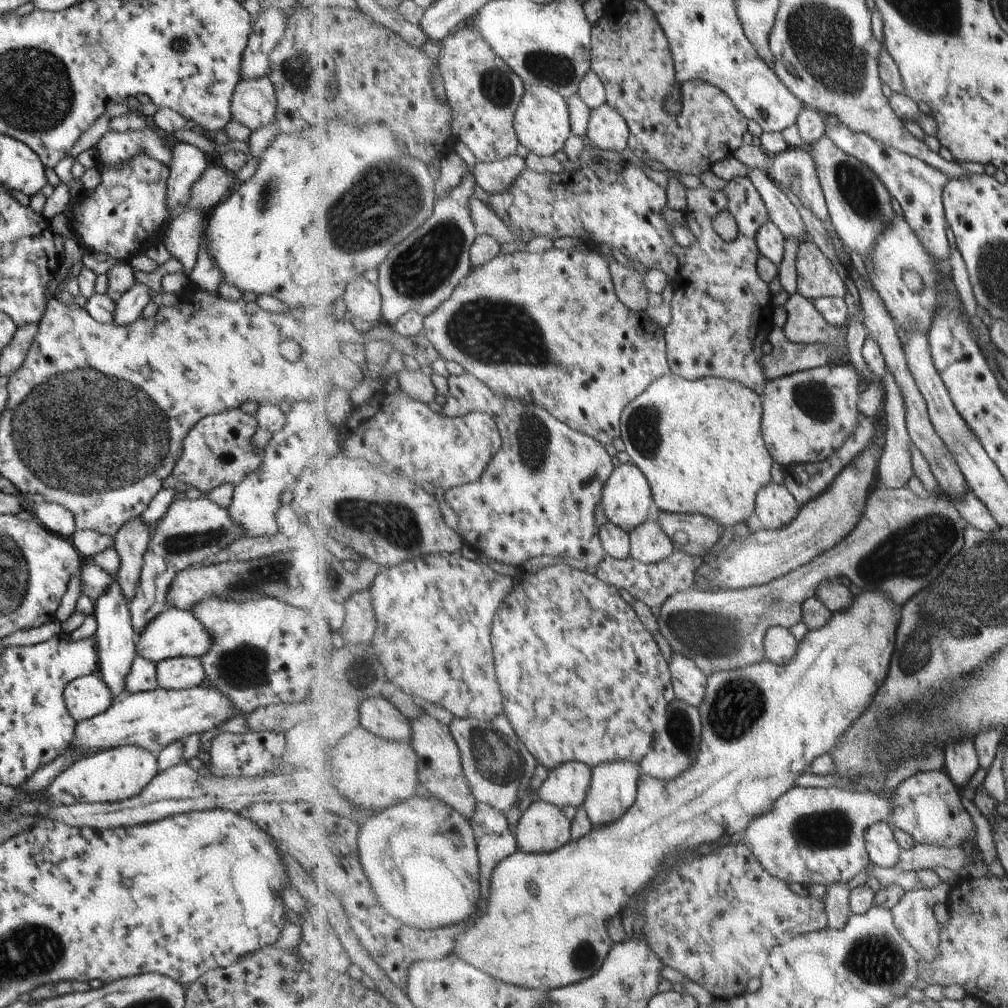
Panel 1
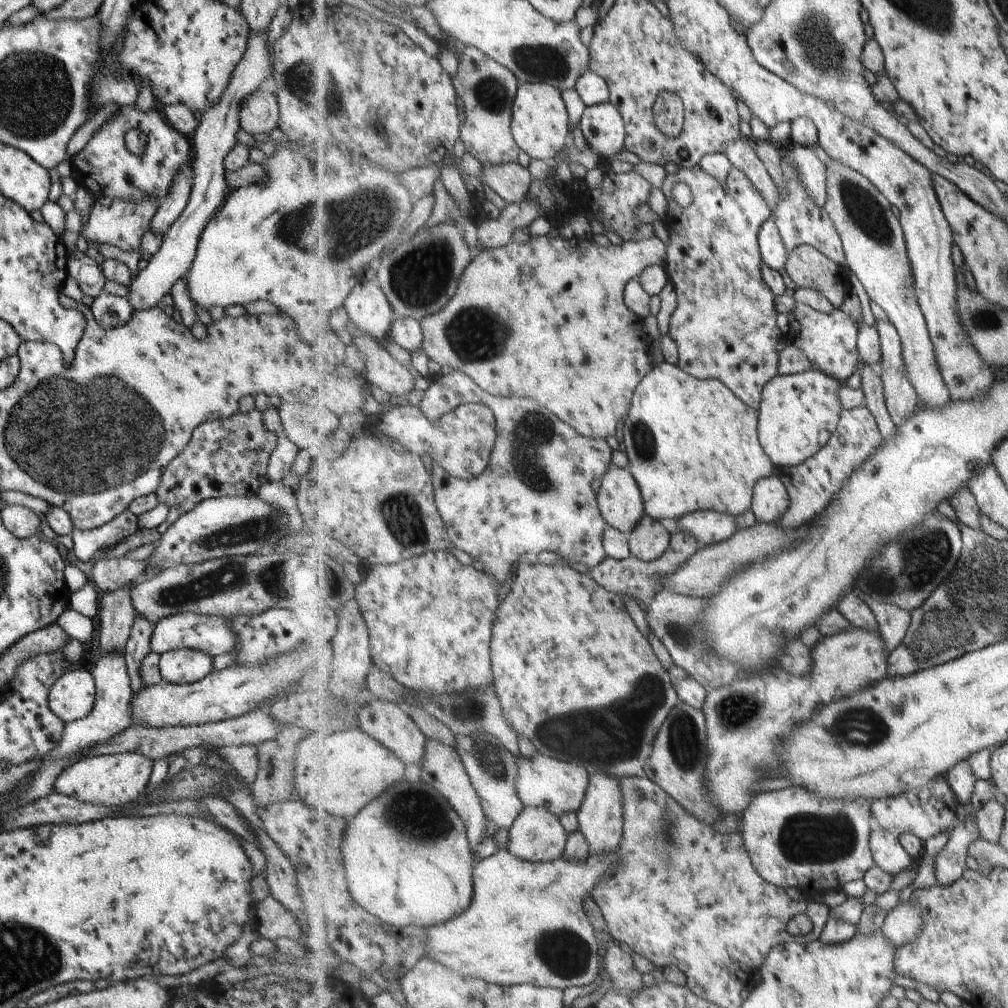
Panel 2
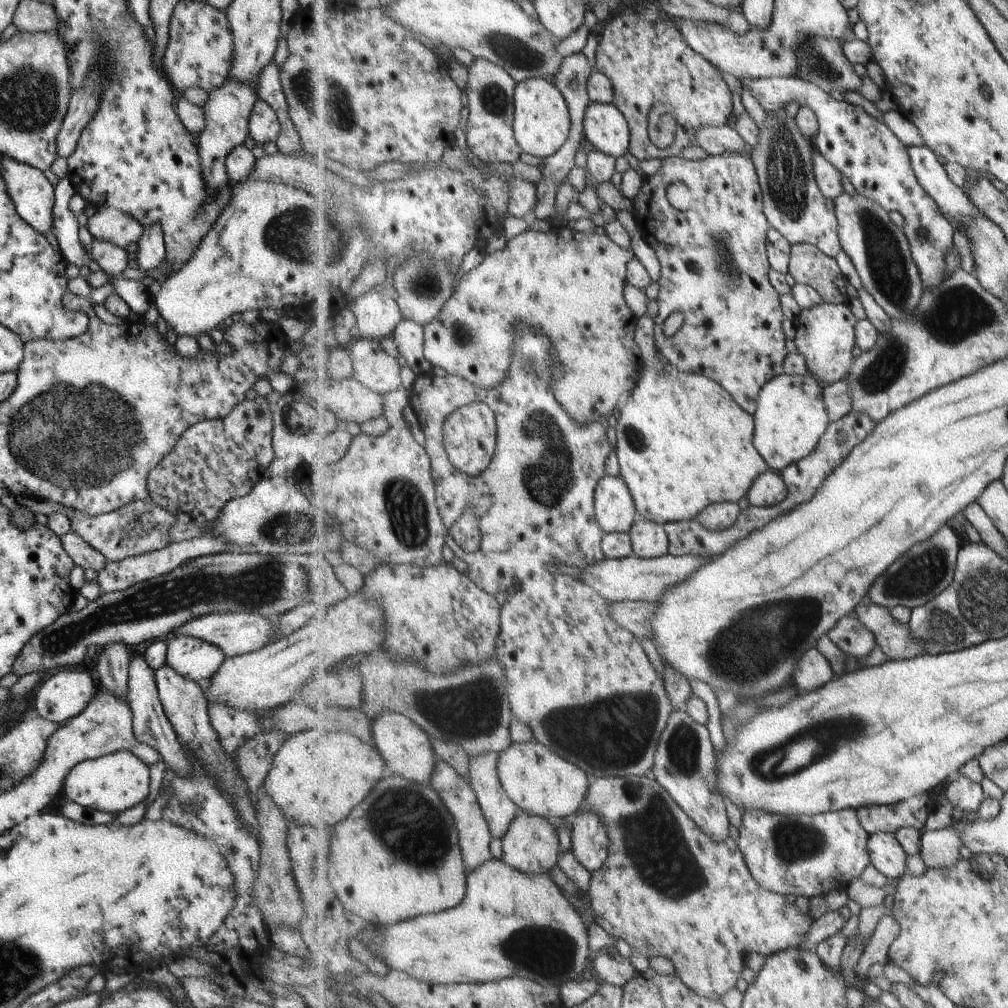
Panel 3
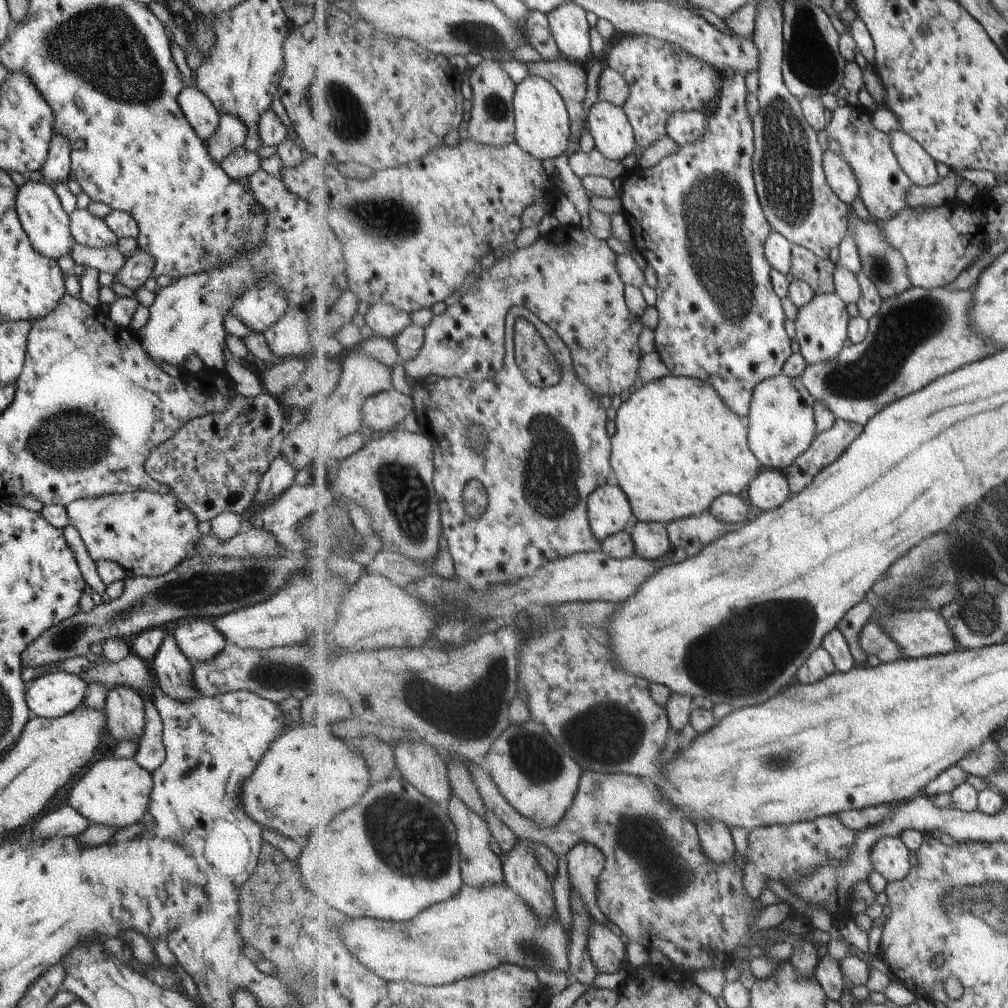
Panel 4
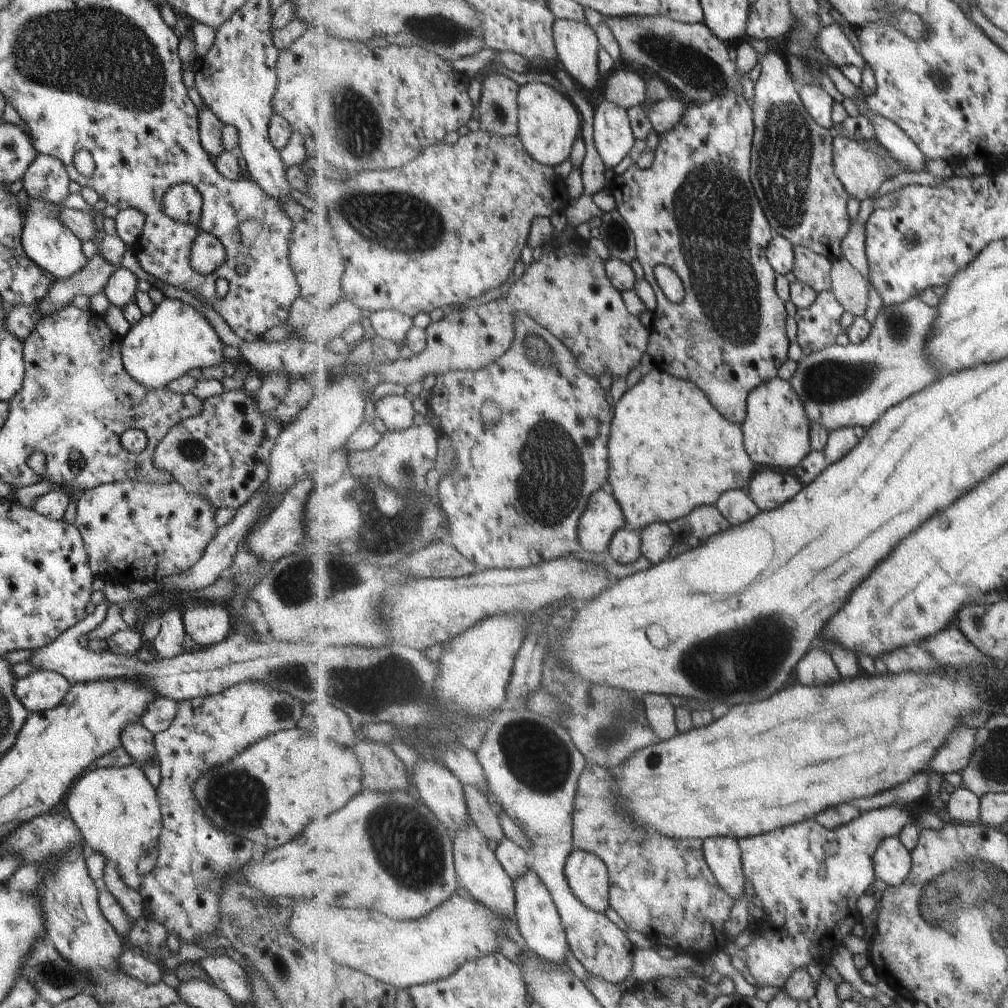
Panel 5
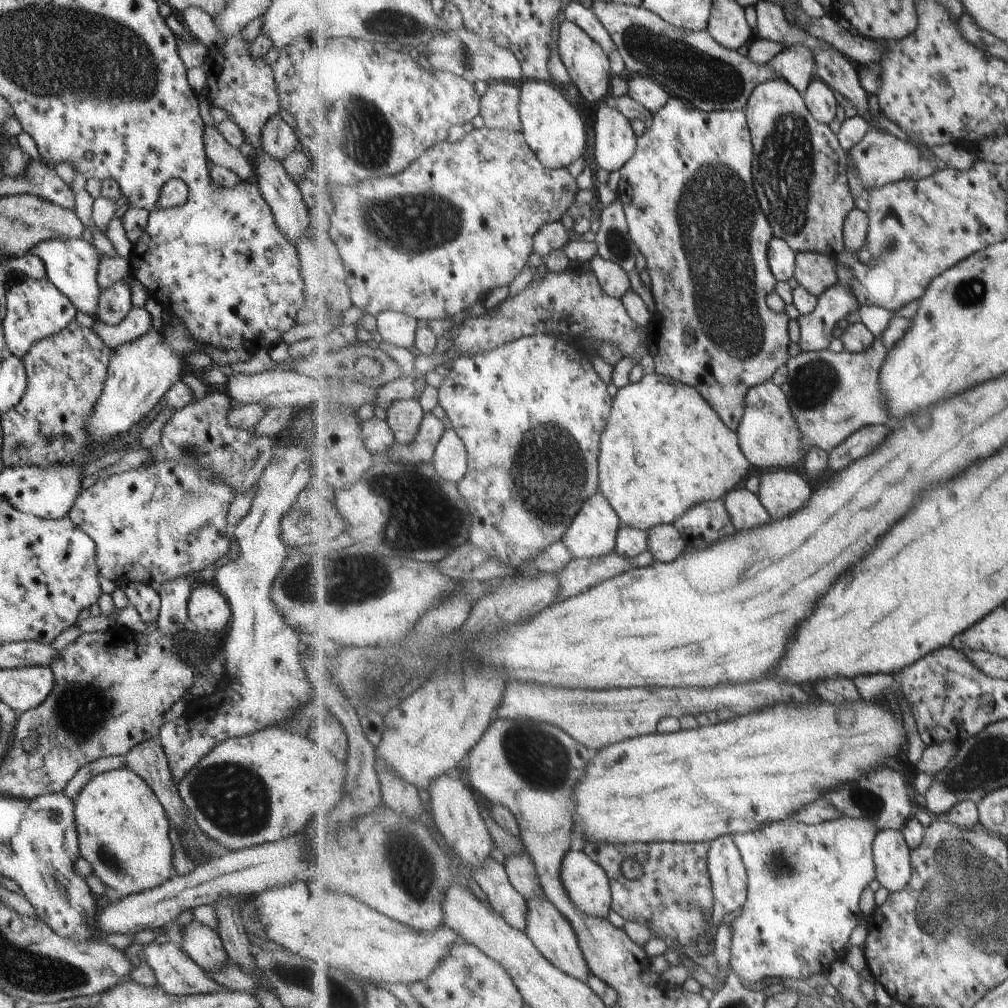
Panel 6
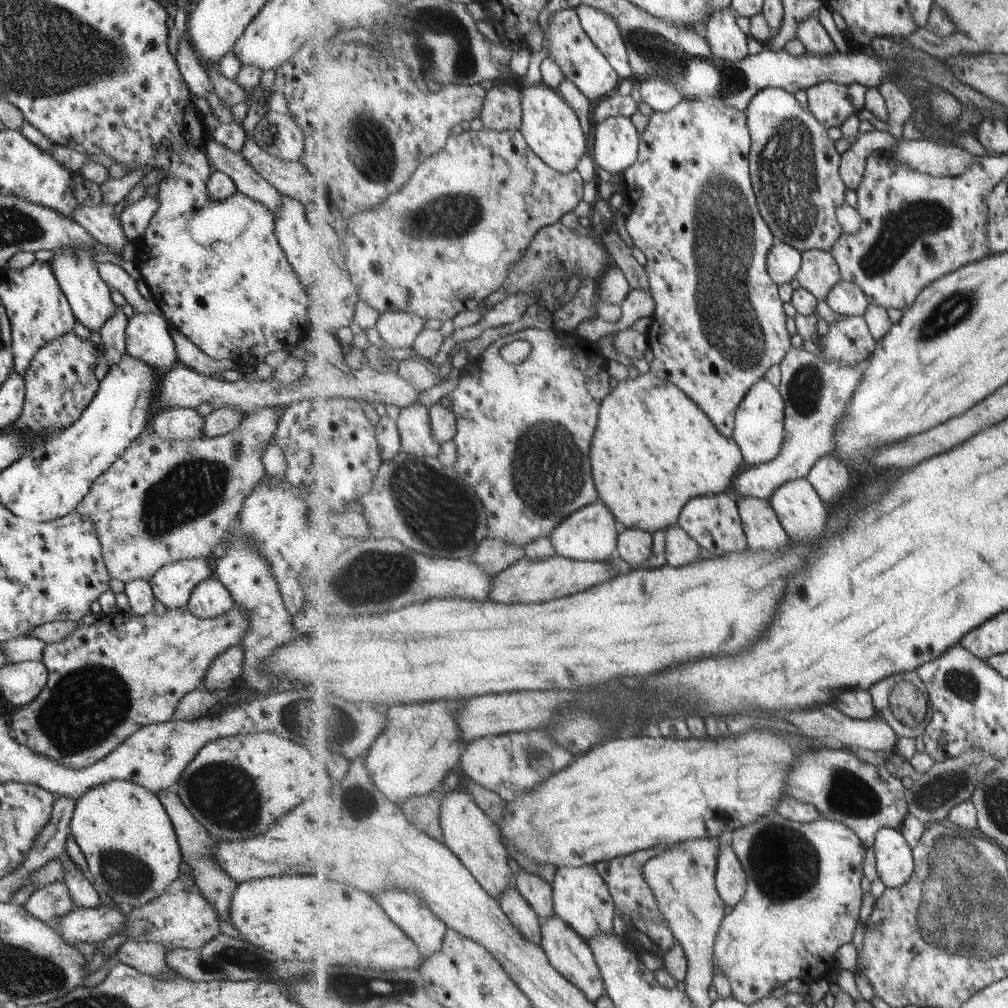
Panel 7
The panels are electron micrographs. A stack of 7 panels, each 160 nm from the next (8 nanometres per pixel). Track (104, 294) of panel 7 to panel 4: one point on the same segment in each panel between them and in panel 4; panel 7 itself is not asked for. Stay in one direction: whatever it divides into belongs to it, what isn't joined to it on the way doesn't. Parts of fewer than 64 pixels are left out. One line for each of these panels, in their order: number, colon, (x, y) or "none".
4: (43, 221)
5: (50, 246)
6: (70, 264)

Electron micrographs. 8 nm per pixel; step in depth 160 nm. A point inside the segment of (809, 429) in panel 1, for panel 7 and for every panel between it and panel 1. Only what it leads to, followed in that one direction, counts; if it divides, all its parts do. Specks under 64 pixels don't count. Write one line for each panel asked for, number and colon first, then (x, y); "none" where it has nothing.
2: (799, 413)
3: (791, 418)
4: (782, 423)
5: (777, 432)
6: (770, 436)
7: (760, 425)

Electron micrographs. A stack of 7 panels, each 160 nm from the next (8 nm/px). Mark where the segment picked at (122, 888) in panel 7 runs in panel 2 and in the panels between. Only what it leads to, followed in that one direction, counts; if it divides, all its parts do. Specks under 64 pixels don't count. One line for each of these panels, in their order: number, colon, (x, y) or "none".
2: (112, 780)
3: (112, 783)
4: (114, 792)
5: (115, 810)
6: (121, 827)

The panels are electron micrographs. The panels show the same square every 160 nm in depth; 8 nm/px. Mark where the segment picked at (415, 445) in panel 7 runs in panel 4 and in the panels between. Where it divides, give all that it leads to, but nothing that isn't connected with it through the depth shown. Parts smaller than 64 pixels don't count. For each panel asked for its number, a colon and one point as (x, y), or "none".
4: (383, 412)
5: (397, 413)
6: (404, 415)

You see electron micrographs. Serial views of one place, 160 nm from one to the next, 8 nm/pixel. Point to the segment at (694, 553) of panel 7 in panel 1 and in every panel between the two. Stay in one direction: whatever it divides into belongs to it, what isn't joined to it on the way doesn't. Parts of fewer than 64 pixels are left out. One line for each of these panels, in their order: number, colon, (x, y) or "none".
1: (649, 544)
2: (649, 541)
3: (649, 539)
4: (652, 541)
5: (658, 539)
6: (665, 542)

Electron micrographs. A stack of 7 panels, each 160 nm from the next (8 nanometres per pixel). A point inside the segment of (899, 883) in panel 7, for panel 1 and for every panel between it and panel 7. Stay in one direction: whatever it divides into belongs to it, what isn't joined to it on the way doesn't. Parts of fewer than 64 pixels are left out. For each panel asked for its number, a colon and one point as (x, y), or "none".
1: (882, 845)
2: (889, 854)
3: (887, 855)
4: (891, 858)
5: (893, 861)
6: (892, 855)

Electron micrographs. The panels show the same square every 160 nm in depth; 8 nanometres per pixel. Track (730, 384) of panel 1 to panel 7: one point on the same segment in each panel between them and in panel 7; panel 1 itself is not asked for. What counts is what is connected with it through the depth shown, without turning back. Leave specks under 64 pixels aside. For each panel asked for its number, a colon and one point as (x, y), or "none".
2: (692, 445)
3: (683, 442)
4: (677, 447)
5: (671, 451)
6: (665, 449)
7: (655, 449)

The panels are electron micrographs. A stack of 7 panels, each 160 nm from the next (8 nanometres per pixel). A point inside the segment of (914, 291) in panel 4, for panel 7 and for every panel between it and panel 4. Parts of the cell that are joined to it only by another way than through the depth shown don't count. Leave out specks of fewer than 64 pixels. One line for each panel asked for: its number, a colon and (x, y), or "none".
5: (848, 386)
6: (832, 395)
7: (818, 393)

